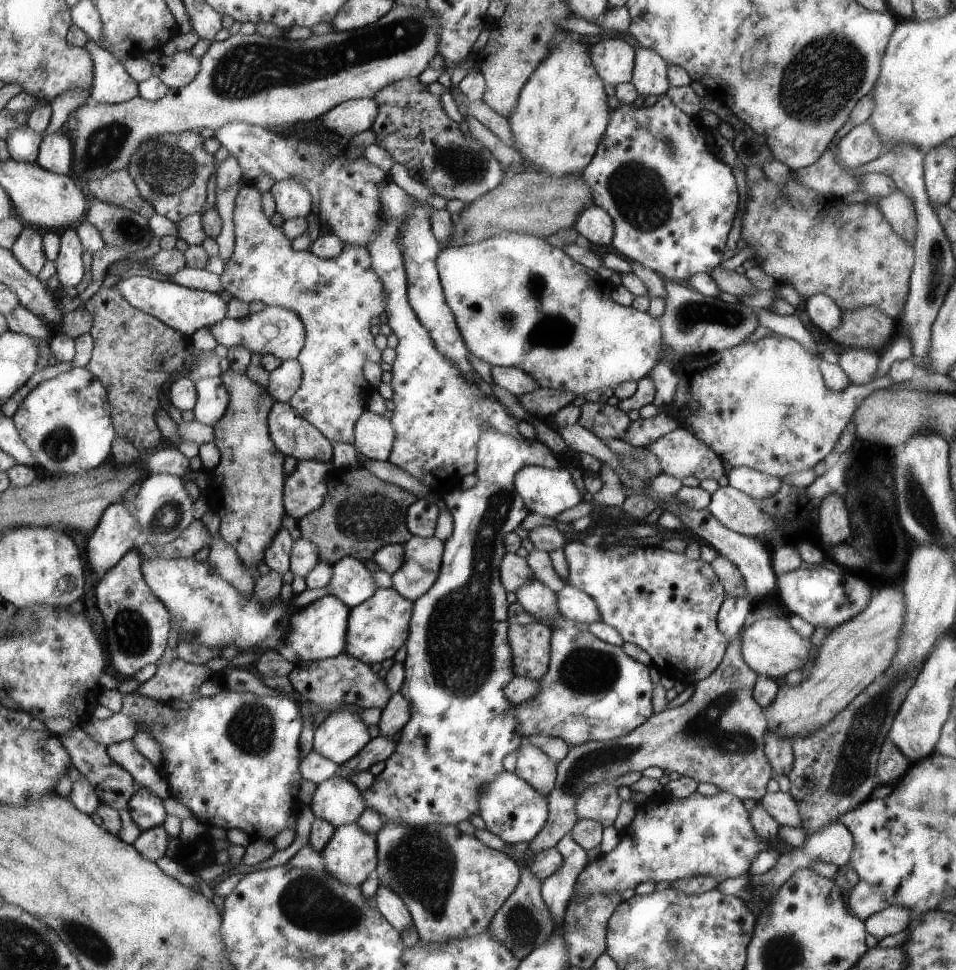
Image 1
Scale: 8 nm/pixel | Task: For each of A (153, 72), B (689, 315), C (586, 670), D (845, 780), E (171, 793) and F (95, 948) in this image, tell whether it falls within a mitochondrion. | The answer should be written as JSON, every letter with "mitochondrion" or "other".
{"A":"other","B":"mitochondrion","C":"mitochondrion","D":"mitochondrion","E":"other","F":"mitochondrion"}

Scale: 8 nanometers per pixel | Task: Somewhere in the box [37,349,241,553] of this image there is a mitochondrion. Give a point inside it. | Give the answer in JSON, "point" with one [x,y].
{"point":[168,518]}

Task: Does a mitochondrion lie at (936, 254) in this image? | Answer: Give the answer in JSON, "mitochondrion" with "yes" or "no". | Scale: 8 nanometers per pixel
{"mitochondrion":"yes"}

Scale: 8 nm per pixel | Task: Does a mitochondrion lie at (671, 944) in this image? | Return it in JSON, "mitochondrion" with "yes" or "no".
{"mitochondrion":"yes"}

